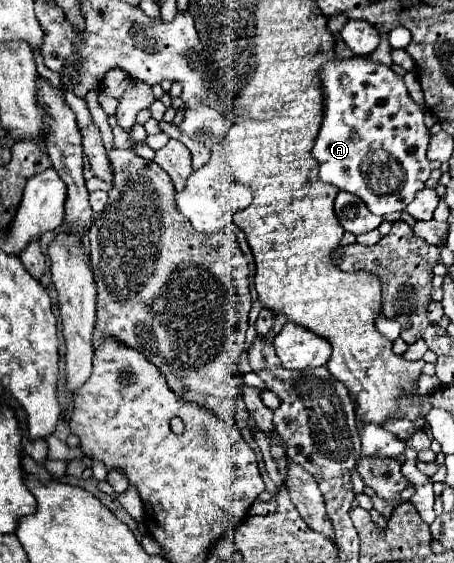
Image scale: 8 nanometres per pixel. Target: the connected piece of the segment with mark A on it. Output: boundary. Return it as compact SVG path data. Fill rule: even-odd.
M355 57L323 65L321 85L325 115L313 147L321 181L359 195L375 215L405 211L429 179L431 167L425 153L431 135L423 123L421 107L411 99L403 79L369 57ZM373 153L389 157L369 157Z

